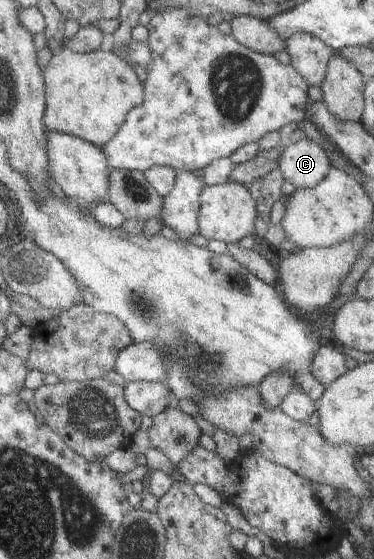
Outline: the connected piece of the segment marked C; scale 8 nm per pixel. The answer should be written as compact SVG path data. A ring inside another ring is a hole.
M306 137L286 146L280 162L285 180L296 189L316 186L330 168L322 148Z

